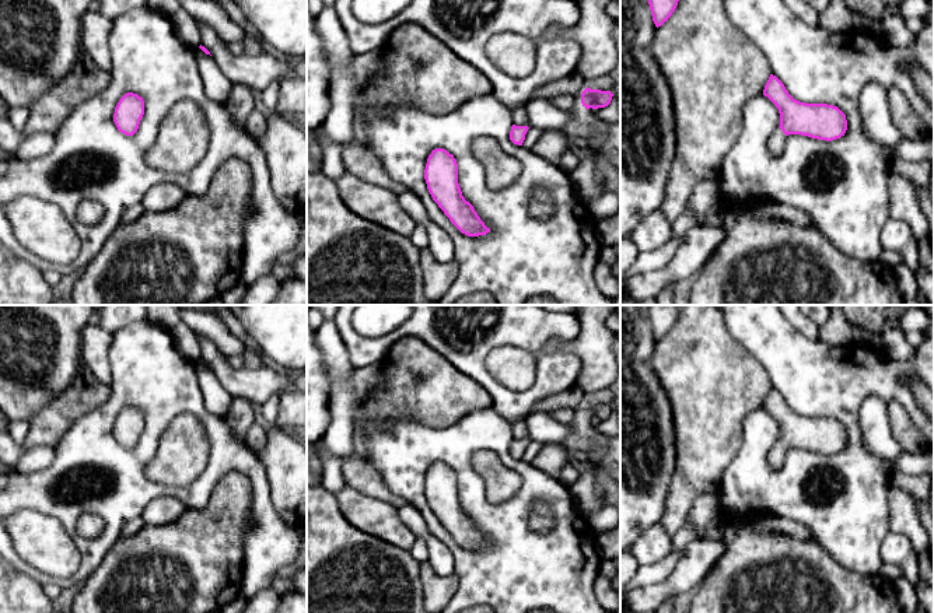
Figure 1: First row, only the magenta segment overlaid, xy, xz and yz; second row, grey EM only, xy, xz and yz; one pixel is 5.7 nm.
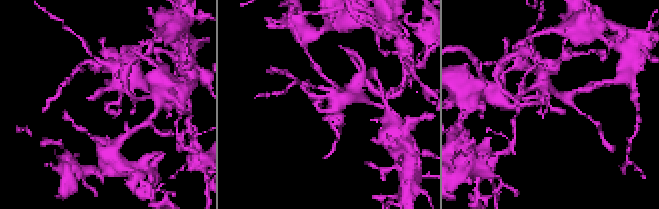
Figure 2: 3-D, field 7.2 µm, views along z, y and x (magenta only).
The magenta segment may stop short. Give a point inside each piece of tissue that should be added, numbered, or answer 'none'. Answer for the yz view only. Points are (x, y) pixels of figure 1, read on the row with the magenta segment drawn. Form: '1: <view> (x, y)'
1: yz (776, 142)

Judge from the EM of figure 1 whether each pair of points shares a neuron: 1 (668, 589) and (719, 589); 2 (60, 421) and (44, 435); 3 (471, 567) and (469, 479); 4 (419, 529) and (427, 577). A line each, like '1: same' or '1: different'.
1: different
2: same
3: same
4: different

